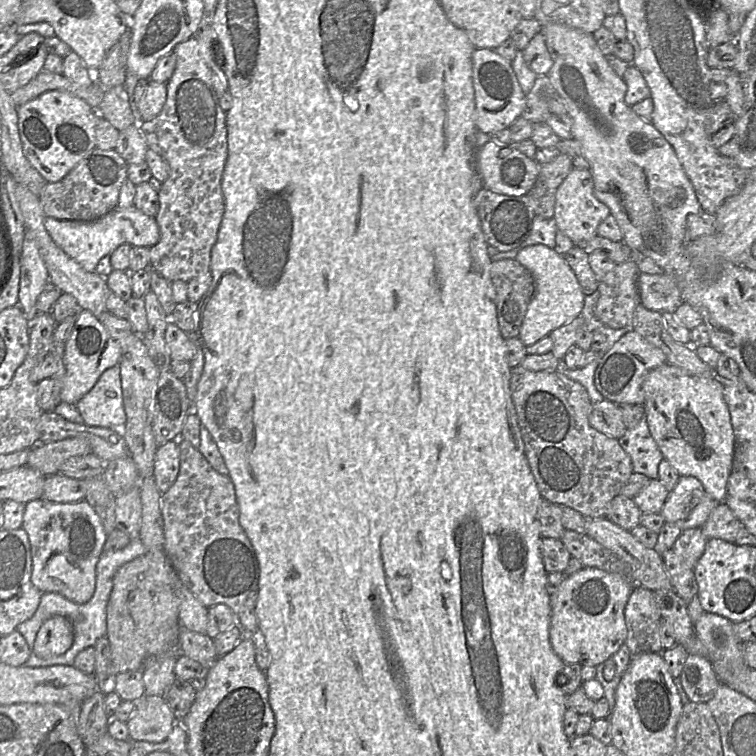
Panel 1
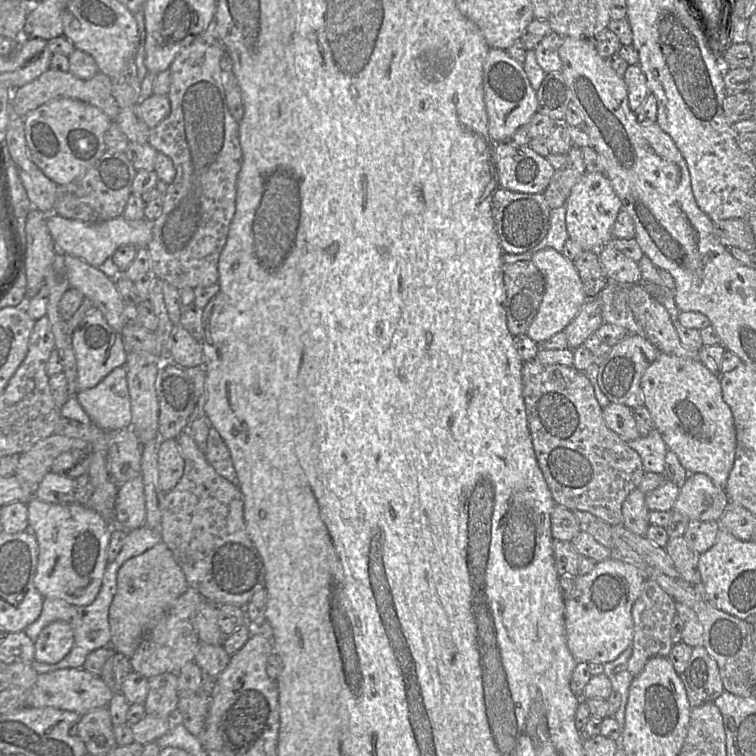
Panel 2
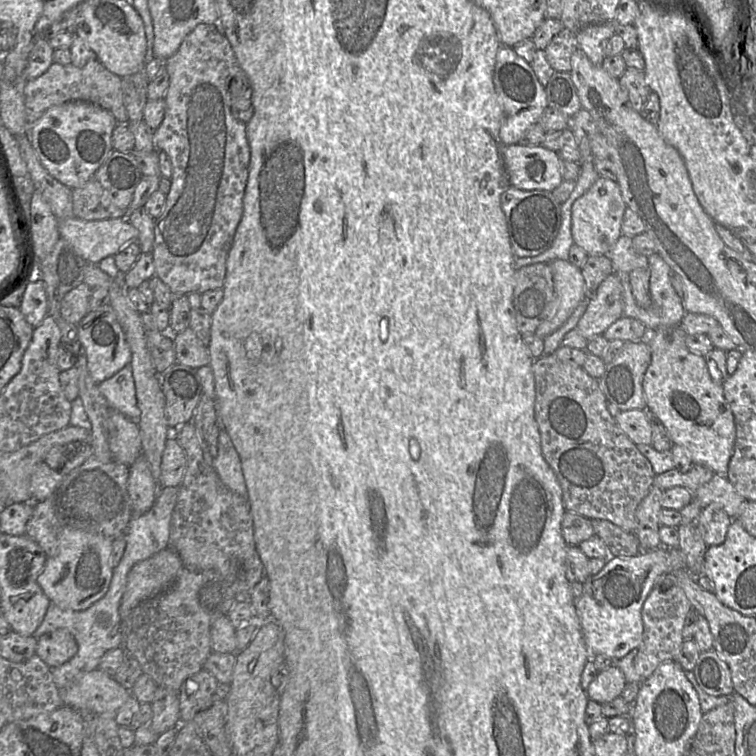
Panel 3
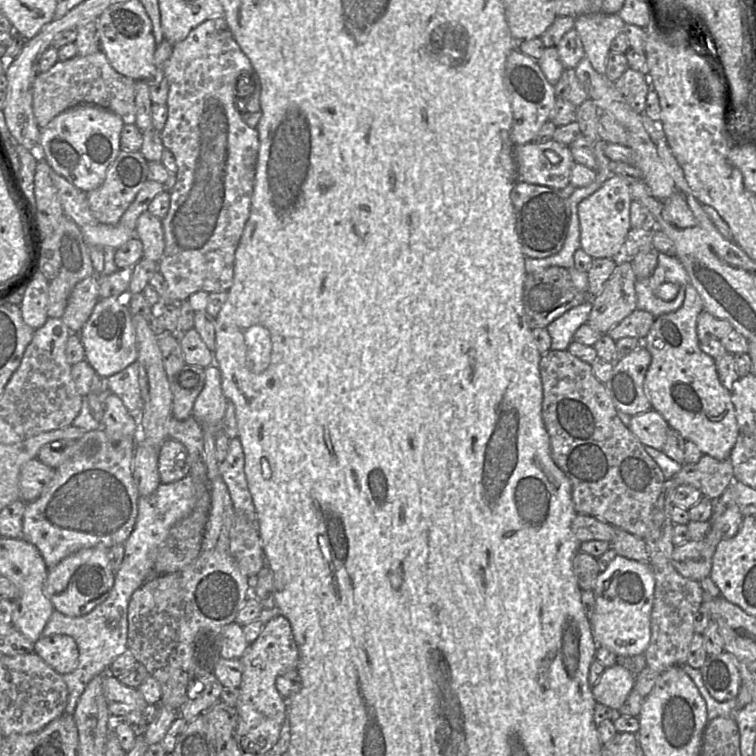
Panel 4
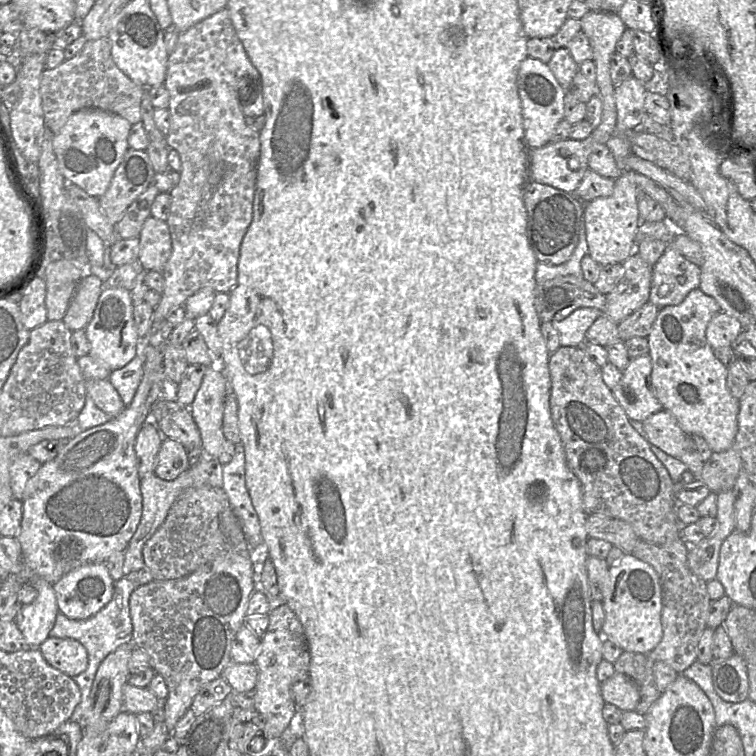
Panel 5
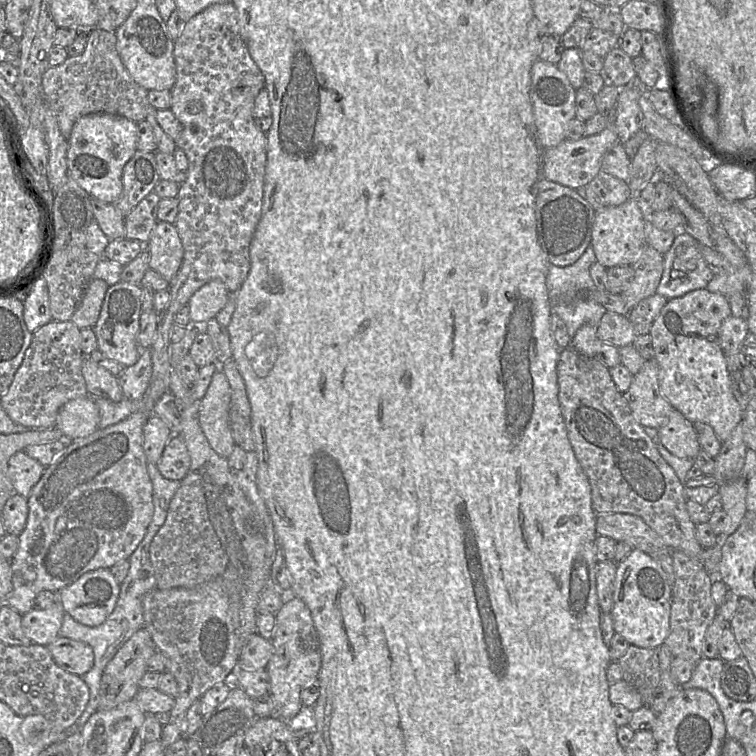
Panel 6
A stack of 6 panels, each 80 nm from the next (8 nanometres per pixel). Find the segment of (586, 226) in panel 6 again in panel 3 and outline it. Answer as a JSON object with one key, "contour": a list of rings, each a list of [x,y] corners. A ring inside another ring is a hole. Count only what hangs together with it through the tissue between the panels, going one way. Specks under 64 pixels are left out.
{"contour":[[[510,186],[503,192],[501,195],[501,208],[506,217],[511,249],[515,257],[537,256],[551,247],[561,224],[561,206],[562,203],[556,200],[552,191],[522,190]]]}

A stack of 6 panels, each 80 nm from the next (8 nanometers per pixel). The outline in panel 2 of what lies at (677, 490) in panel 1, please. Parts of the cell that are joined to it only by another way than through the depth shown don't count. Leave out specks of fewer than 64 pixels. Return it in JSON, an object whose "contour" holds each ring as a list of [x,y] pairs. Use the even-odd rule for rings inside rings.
{"contour":[[[688,473],[671,510],[682,513],[691,521],[718,521],[728,503],[729,500],[725,489],[717,486],[710,477],[703,473]]]}

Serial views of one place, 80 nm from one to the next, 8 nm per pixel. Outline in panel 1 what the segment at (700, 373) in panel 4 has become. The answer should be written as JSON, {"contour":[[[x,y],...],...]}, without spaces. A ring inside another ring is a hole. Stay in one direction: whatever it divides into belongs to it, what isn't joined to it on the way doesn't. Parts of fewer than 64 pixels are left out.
{"contour":[[[668,362],[651,370],[643,384],[649,431],[664,459],[680,476],[693,476],[717,503],[724,502],[735,437],[724,390],[714,377],[693,375]]]}

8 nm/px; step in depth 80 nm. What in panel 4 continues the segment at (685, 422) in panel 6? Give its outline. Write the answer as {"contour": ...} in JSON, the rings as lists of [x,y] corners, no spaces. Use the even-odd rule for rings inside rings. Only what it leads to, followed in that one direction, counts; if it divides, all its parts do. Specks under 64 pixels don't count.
{"contour":[[[651,409],[625,423],[644,445],[662,451],[670,426],[659,412]]]}

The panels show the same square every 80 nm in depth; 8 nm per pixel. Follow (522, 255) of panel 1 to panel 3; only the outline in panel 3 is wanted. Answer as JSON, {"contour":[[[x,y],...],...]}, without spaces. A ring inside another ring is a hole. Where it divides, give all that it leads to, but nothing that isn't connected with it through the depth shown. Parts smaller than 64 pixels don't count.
{"contour":[[[562,259],[547,264],[552,271],[555,296],[547,318],[534,332],[542,339],[560,328],[586,298],[586,284],[581,268]]]}

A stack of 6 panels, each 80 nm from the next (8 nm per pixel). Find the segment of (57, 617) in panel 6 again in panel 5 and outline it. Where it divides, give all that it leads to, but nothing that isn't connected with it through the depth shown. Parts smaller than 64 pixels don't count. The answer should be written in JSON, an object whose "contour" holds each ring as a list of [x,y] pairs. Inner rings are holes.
{"contour":[[[33,578],[30,583],[37,596],[31,603],[21,606],[14,621],[25,640],[31,646],[39,647],[50,637],[59,609],[52,584],[43,578]]]}

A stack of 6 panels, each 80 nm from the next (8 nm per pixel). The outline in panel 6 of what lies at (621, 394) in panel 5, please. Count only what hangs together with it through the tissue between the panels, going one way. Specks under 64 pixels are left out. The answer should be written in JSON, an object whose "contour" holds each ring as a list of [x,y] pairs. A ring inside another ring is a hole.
{"contour":[[[655,359],[646,360],[639,372],[634,374],[629,389],[623,393],[636,421],[643,427],[659,429],[666,425],[670,414],[675,410],[660,391],[658,367]]]}

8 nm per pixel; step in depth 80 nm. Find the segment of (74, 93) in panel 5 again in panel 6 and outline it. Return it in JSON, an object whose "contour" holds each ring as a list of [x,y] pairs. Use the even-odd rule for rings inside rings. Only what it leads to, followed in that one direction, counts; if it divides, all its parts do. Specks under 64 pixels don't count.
{"contour":[[[101,29],[90,31],[80,55],[68,57],[59,66],[48,67],[42,76],[42,95],[66,139],[76,121],[85,115],[105,113],[139,123],[145,120],[150,106],[148,91],[134,81],[121,61],[115,32]]]}

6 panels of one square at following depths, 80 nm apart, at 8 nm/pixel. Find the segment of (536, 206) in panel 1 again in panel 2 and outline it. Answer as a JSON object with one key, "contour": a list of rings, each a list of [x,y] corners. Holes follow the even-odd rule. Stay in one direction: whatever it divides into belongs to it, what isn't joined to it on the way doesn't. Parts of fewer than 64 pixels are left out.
{"contour":[[[573,146],[566,156],[566,166],[563,169],[555,170],[548,186],[542,192],[552,210],[564,205],[572,187],[585,173],[580,147]]]}

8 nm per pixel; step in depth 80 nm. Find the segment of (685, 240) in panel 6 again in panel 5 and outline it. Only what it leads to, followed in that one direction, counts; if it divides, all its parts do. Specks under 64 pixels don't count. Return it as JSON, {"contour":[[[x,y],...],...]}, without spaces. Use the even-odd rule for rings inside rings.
{"contour":[[[668,245],[665,252],[653,267],[651,289],[648,302],[658,306],[660,309],[666,306],[675,306],[680,304],[691,290],[699,288],[700,275],[700,266],[687,260],[677,249]],[[662,284],[667,284],[670,286],[669,294],[664,297],[661,297],[658,294],[658,288]]]}

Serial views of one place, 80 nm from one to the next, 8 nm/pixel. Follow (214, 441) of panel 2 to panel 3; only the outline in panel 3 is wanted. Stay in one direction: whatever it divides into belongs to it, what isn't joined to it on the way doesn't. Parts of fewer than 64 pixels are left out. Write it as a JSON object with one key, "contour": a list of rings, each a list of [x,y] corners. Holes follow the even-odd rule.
{"contour":[[[221,429],[219,432],[218,451],[213,458],[212,467],[225,486],[248,499],[240,457],[225,429]]]}

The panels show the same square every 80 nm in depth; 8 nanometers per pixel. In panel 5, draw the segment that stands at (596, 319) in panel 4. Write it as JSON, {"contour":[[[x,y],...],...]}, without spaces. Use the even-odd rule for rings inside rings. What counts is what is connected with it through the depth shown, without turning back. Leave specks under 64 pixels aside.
{"contour":[[[637,253],[622,263],[623,273],[613,290],[607,294],[603,315],[616,323],[621,322],[649,301],[652,271]]]}

